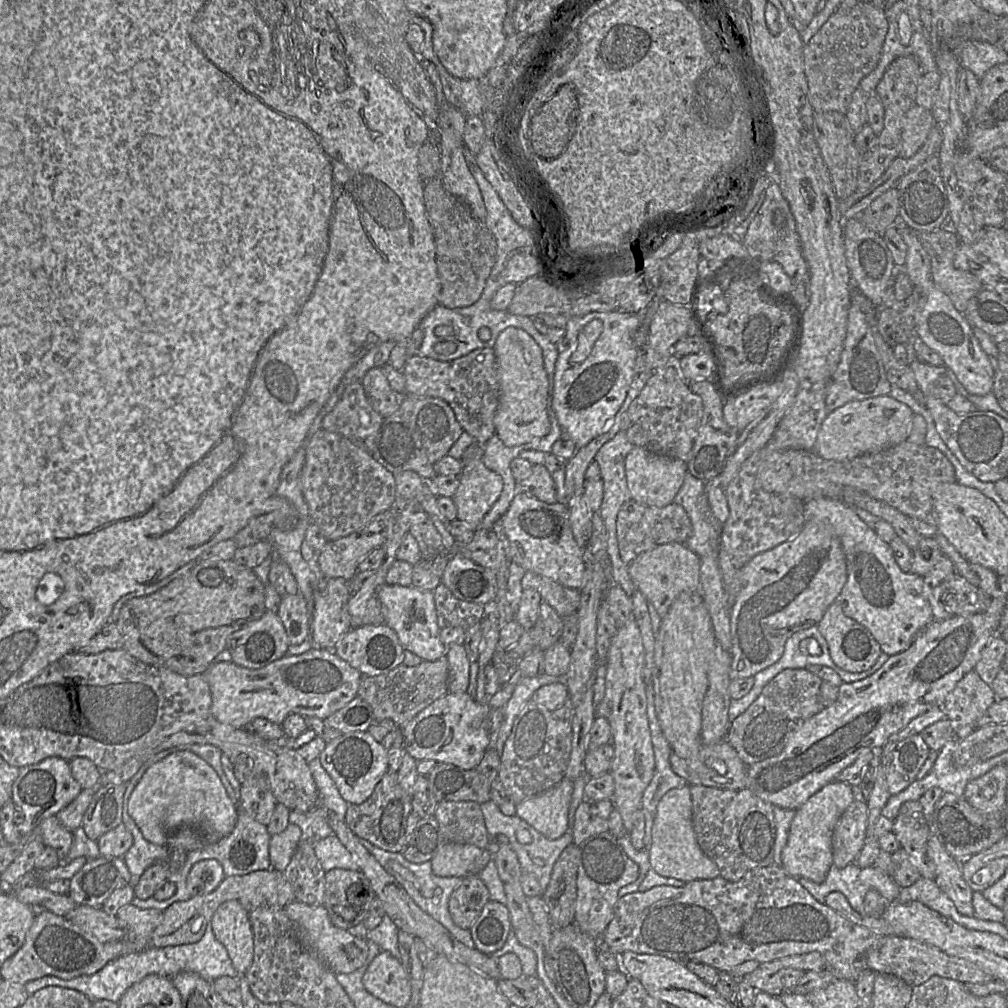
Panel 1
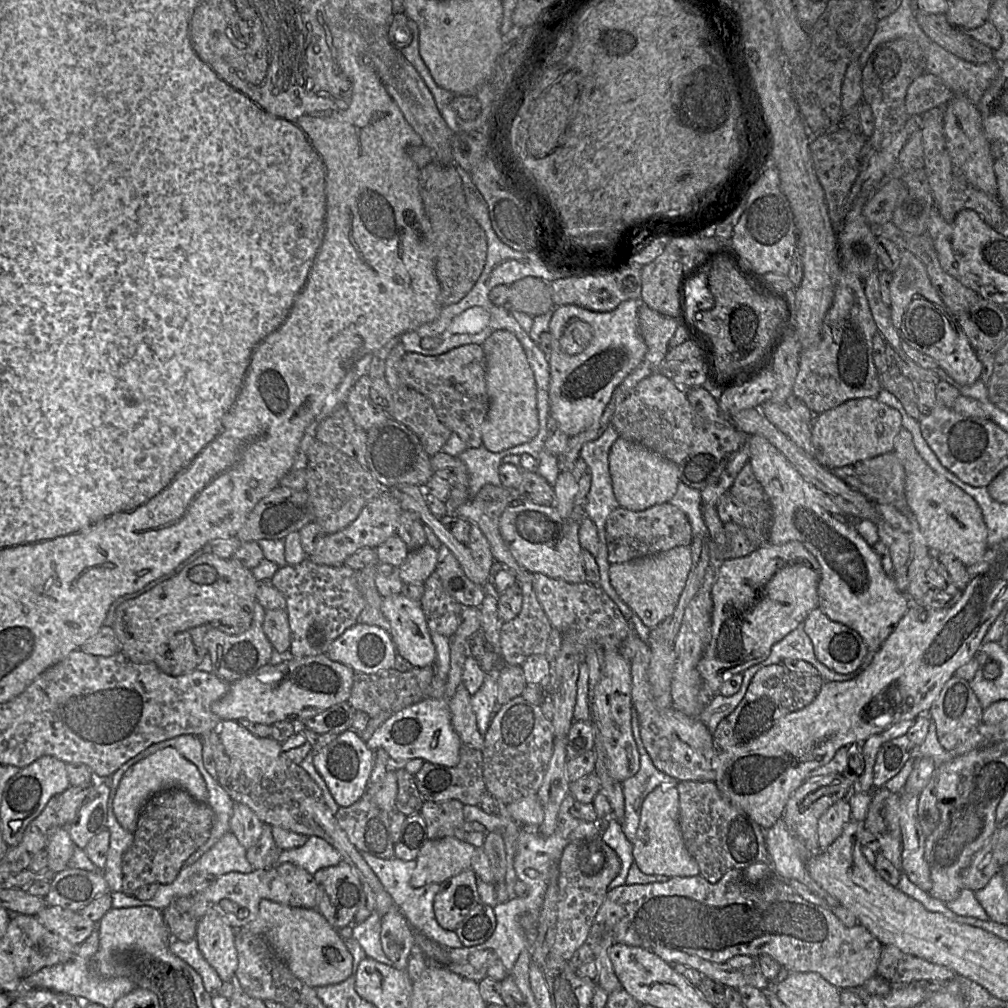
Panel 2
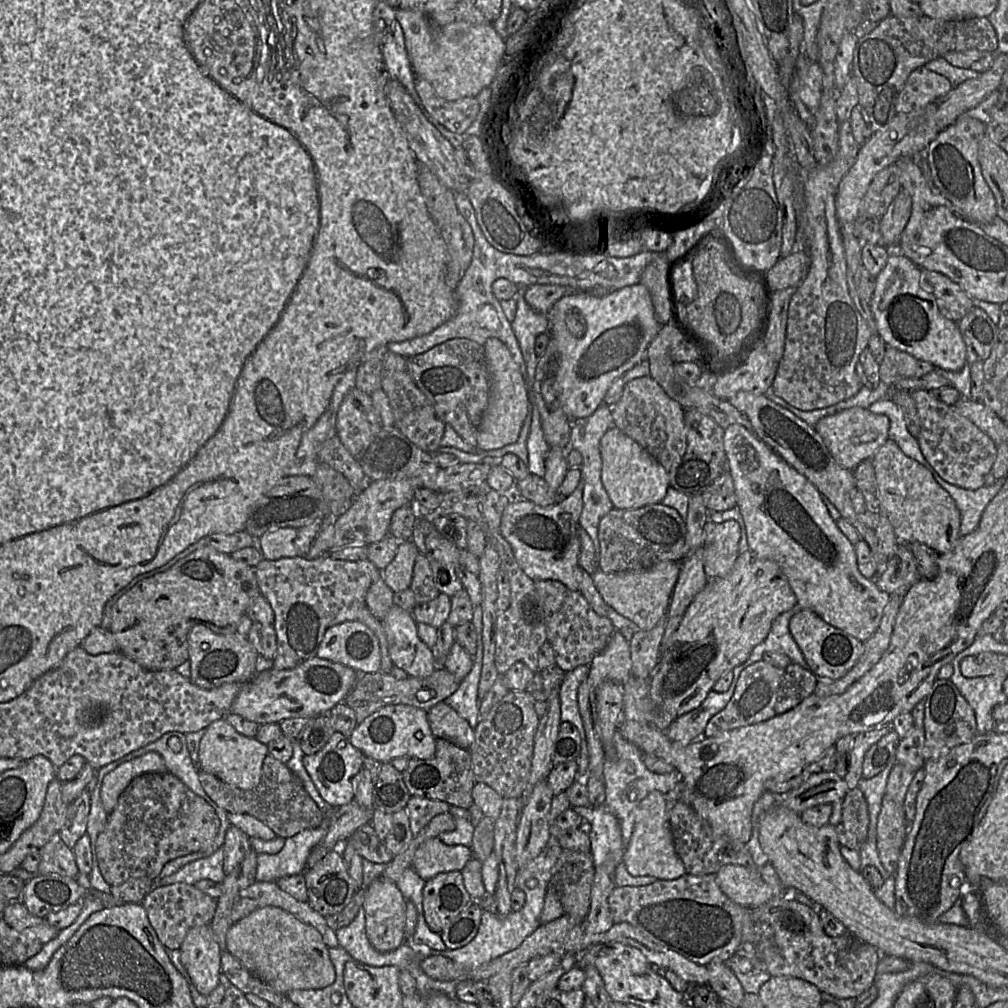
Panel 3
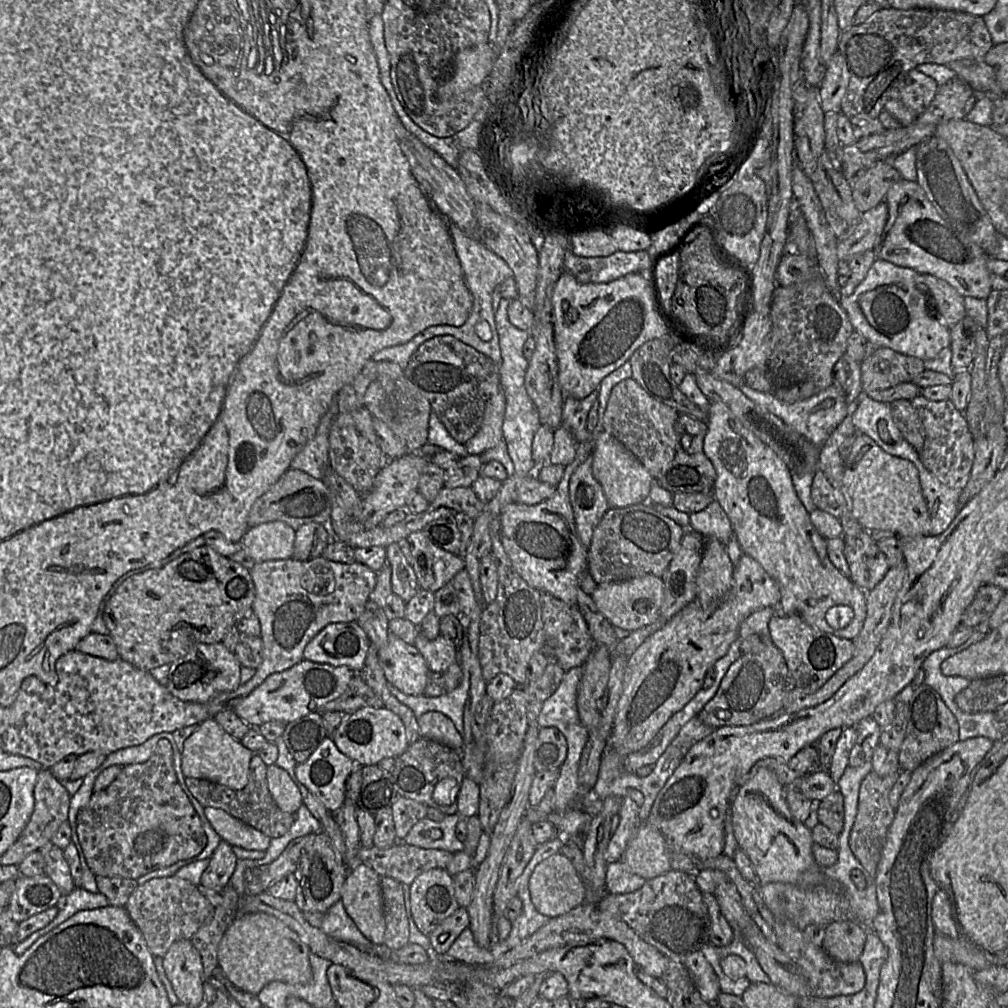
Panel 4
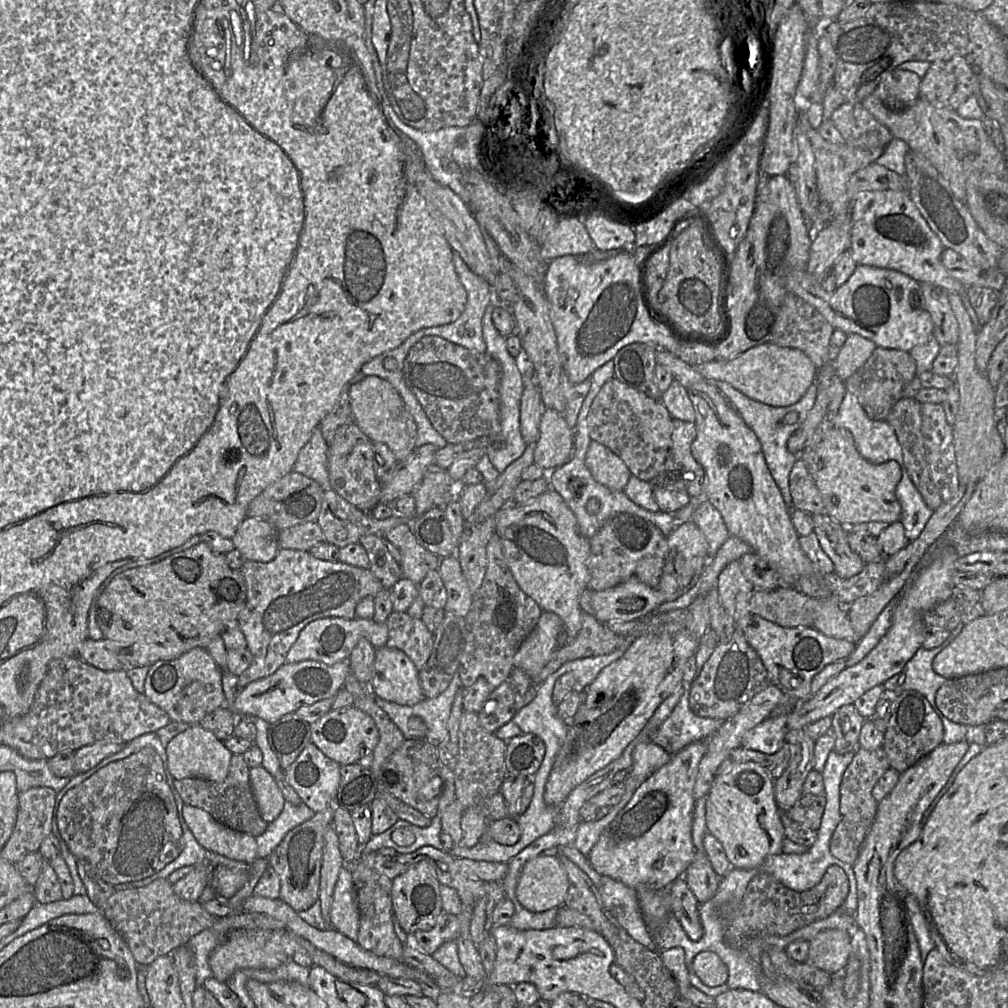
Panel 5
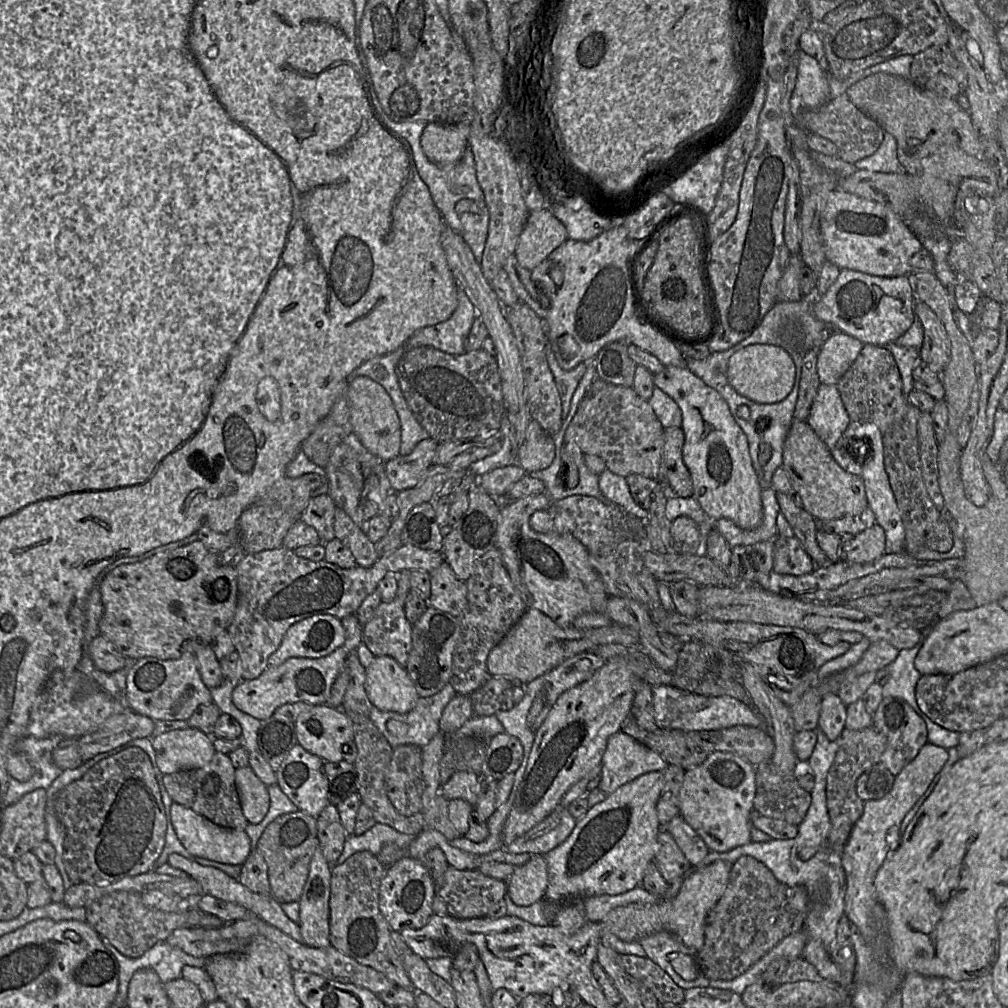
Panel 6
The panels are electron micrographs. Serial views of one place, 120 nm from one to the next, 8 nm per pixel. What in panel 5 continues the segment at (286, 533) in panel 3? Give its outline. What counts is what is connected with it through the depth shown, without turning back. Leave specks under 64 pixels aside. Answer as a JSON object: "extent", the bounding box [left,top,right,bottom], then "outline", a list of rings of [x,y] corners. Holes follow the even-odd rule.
{"extent":[231,517,280,562],"outline":[[[246,517],[231,540],[247,560],[270,562],[280,550],[278,533],[270,523]]]}

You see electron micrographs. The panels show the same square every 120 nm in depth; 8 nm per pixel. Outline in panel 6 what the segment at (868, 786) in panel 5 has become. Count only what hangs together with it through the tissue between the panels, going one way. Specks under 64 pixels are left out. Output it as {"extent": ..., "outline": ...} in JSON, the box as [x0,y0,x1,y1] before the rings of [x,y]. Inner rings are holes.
{"extent":[819,726,887,858],"outline":[[[874,726],[867,727],[867,728],[864,728],[864,729],[861,729],[861,730],[852,730],[852,729],[844,728],[844,730],[839,735],[839,737],[835,740],[835,743],[837,745],[837,751],[836,751],[836,754],[835,754],[834,761],[833,761],[833,763],[832,763],[832,765],[831,765],[831,767],[830,767],[828,773],[827,773],[827,779],[826,779],[826,806],[827,806],[827,811],[828,811],[828,815],[829,815],[829,819],[830,819],[830,831],[829,831],[828,838],[827,838],[827,846],[824,847],[824,849],[819,849],[819,850],[824,850],[824,852],[841,852],[841,858],[842,858],[842,851],[844,849],[844,846],[845,846],[845,844],[846,844],[850,834],[851,834],[853,826],[855,825],[857,820],[863,814],[863,809],[864,809],[864,802],[865,801],[861,800],[859,798],[859,796],[857,795],[857,792],[856,792],[856,781],[857,781],[858,777],[864,771],[866,771],[867,769],[869,769],[873,765],[880,763],[881,755],[882,755],[882,753],[884,752],[884,750],[885,750],[885,748],[887,746],[887,739]]]}

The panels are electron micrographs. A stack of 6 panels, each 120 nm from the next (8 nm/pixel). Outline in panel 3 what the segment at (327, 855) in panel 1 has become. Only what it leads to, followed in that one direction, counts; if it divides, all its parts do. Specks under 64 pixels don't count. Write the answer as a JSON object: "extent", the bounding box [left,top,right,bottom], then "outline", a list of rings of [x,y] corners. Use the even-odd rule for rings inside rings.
{"extent":[255,827,326,881],"outline":[[[325,827],[303,830],[287,838],[277,854],[259,854],[255,881],[277,881],[282,877],[303,874],[307,870],[309,855],[326,835]]]}

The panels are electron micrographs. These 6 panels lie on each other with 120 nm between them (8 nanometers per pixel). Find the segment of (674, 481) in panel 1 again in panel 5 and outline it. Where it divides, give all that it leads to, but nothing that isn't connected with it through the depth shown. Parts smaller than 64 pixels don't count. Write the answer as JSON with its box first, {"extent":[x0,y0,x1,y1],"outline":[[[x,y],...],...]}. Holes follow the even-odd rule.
{"extent":[585,441,632,491],"outline":[[[596,441],[588,447],[585,465],[596,481],[615,491],[623,491],[632,476],[620,457]]]}

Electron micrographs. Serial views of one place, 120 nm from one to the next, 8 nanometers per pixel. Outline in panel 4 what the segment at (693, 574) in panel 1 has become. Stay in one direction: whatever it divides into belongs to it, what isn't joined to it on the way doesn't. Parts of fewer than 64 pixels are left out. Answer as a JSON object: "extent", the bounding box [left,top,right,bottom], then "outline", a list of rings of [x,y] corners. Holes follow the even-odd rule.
{"extent":[592,574,664,631],"outline":[[[646,574],[624,581],[597,584],[592,599],[613,627],[634,631],[660,619],[664,599],[663,581],[661,577]]]}

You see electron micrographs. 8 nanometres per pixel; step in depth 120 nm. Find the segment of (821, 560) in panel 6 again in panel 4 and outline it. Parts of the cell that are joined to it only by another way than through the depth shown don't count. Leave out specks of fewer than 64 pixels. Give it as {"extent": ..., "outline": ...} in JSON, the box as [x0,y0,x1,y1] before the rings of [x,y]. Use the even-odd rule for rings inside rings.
{"extent":[840,514,891,591],"outline":[[[851,514],[840,517],[843,526],[841,539],[844,556],[849,566],[849,578],[866,591],[873,589],[891,567],[886,555],[878,548],[870,531]]]}

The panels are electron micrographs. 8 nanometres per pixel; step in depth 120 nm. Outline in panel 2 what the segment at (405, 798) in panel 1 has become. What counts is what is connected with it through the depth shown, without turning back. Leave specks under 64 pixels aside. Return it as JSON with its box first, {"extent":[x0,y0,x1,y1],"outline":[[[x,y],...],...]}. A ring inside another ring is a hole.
{"extent":[334,792,394,859],"outline":[[[365,792],[362,798],[349,807],[340,807],[334,815],[340,828],[346,833],[349,841],[359,852],[367,852],[380,859],[393,859],[394,841],[390,833],[389,813],[376,804],[370,792]]]}

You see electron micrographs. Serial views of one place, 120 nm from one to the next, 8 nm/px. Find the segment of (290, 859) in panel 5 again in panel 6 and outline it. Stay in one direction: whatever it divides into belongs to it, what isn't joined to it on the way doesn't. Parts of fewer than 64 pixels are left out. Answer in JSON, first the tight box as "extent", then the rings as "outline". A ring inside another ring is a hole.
{"extent":[255,811,317,902],"outline":[[[298,811],[281,815],[266,827],[255,850],[259,852],[267,864],[270,894],[278,902],[298,902],[317,848],[317,817]]]}

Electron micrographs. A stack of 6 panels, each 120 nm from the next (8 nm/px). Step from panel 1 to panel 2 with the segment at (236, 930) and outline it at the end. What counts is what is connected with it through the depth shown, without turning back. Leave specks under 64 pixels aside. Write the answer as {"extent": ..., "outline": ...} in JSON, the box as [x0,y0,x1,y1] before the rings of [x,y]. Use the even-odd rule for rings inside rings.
{"extent":[197,916,238,982],"outline":[[[205,916],[197,922],[198,948],[223,982],[231,980],[238,967],[235,937],[236,930],[218,916]]]}

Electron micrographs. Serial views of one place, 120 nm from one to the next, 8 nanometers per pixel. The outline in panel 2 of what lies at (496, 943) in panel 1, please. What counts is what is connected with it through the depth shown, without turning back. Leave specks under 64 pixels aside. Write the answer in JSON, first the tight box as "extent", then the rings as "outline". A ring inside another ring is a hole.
{"extent":[455,904,496,948],"outline":[[[479,904],[461,921],[455,930],[463,947],[470,948],[486,942],[496,928],[493,907]]]}

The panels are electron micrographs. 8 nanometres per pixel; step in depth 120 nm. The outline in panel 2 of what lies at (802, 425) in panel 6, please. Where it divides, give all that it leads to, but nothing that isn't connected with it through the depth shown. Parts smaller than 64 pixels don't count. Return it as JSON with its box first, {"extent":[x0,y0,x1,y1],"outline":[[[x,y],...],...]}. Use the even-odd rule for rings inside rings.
{"extent":[893,428,991,566],"outline":[[[904,428],[900,430],[894,440],[893,452],[904,467],[907,503],[928,547],[952,554],[967,566],[979,562],[991,546],[979,504],[972,496],[936,473],[928,465],[917,452],[908,430]]]}

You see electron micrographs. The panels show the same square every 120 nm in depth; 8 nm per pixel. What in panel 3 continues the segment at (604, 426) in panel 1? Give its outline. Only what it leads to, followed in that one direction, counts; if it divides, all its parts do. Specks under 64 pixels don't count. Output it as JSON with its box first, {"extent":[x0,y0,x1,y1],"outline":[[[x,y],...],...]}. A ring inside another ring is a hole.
{"extent":[548,283,664,421],"outline":[[[641,283],[623,287],[604,296],[588,292],[564,296],[554,304],[548,317],[549,333],[555,340],[558,350],[555,390],[561,407],[570,421],[589,417],[604,403],[604,396],[611,384],[646,359],[649,344],[664,326],[657,320],[650,293]],[[571,310],[579,310],[586,321],[587,330],[581,338],[574,337],[567,328],[566,317]]]}

